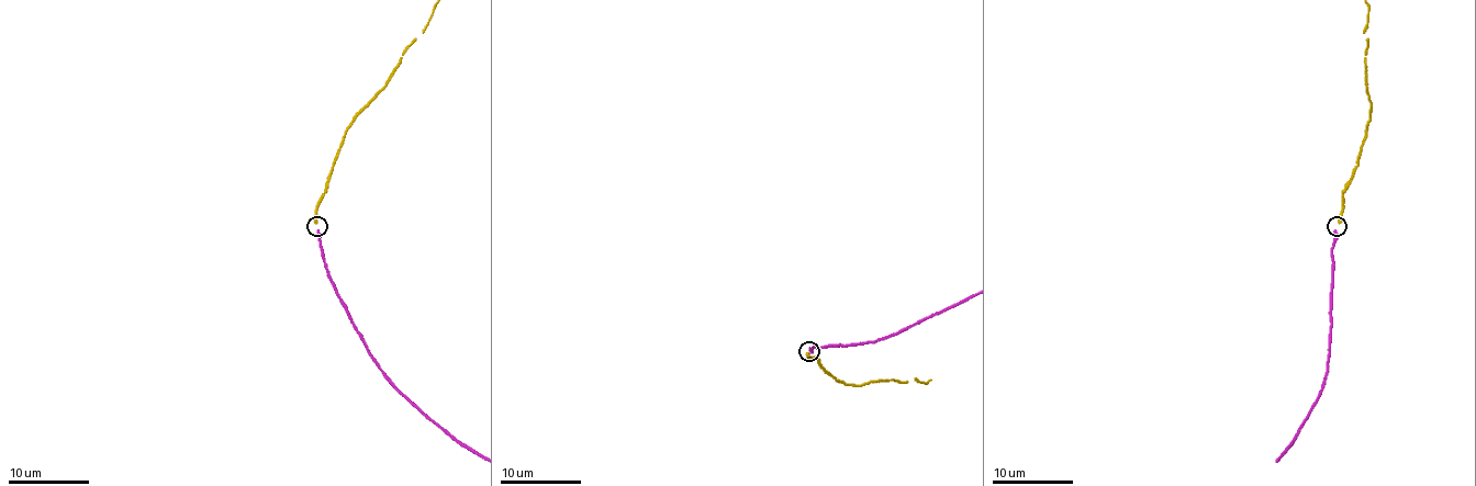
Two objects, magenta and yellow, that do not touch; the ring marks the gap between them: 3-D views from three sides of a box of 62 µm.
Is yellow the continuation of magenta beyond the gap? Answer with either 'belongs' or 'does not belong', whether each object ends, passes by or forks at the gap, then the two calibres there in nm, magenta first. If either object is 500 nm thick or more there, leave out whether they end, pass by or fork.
belongs | magenta ends | yellow ends | 300/280 nm

